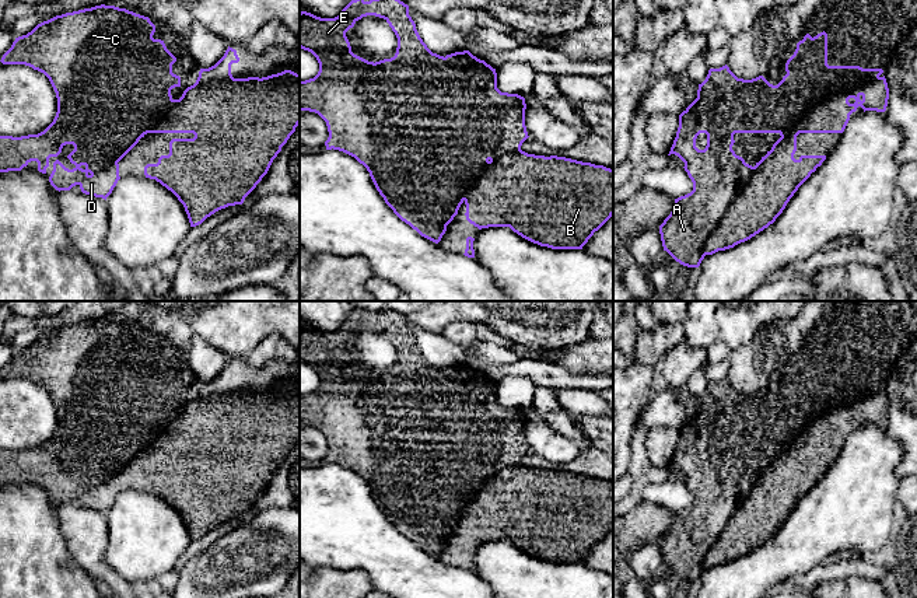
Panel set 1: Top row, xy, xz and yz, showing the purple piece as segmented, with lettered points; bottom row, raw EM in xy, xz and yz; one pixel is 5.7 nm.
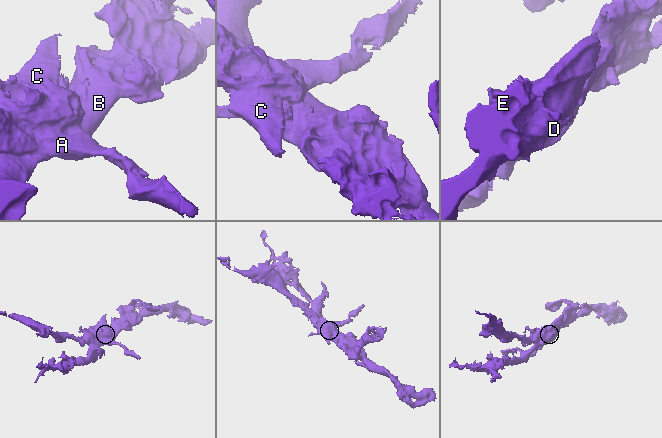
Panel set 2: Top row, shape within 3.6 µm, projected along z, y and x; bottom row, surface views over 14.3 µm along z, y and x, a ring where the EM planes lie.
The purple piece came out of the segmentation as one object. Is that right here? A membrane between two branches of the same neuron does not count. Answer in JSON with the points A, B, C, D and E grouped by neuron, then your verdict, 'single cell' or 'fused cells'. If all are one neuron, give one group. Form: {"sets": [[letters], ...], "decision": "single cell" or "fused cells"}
{"sets": [["A", "C", "E"], ["B", "D"]], "decision": "fused cells"}

